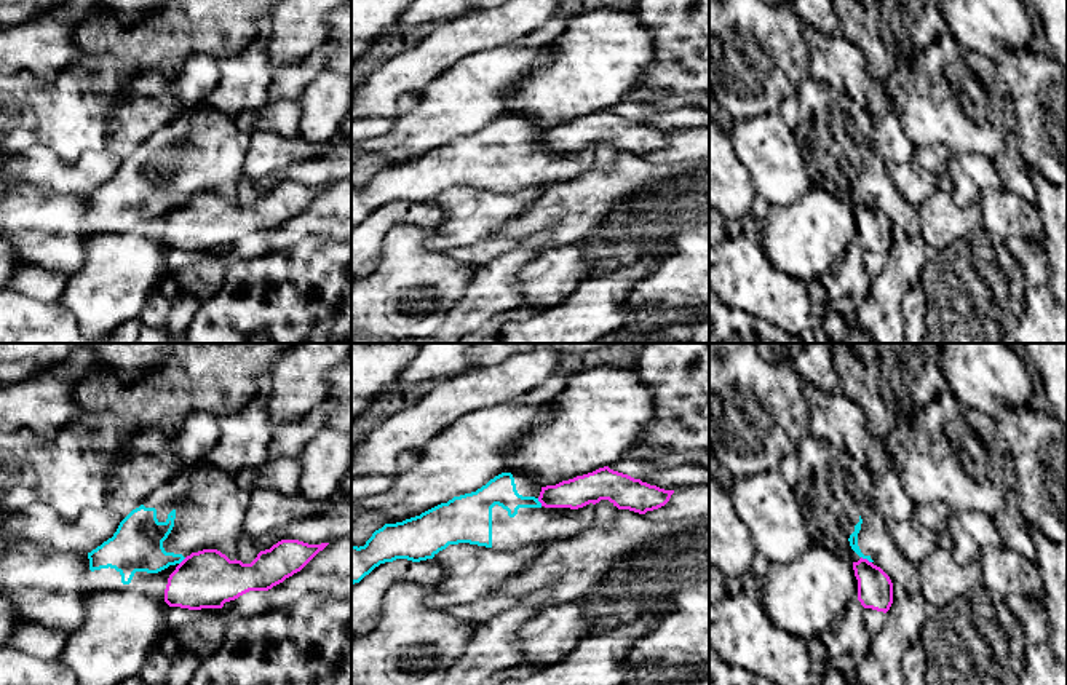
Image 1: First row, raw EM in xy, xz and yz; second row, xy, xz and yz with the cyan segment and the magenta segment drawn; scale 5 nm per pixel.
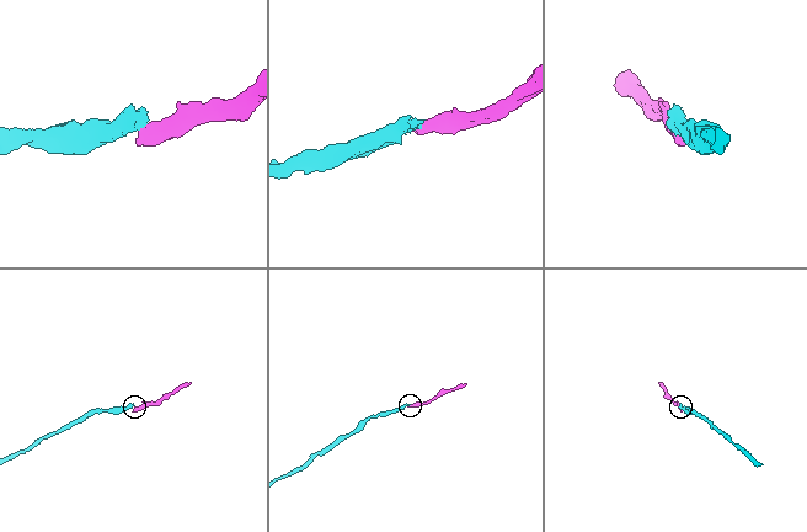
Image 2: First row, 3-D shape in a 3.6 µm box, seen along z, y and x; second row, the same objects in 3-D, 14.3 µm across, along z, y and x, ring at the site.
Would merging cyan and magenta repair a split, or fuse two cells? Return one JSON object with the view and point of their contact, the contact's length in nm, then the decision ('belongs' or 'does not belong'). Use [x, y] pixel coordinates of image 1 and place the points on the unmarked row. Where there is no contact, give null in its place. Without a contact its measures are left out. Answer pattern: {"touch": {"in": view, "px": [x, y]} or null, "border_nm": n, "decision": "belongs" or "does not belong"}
{"touch": {"in": "yz", "px": [866, 200]}, "border_nm": 70, "decision": "does not belong"}

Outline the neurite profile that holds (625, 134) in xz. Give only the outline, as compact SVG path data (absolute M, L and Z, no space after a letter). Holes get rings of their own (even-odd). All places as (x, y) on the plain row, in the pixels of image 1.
M604 109L556 128L541 129L538 144L545 150L578 152L589 145L609 142L618 152L645 156L664 148L672 136L674 133L650 128Z

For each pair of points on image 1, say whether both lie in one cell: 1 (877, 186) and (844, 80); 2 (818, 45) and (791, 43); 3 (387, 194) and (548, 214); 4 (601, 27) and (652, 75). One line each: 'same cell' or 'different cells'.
1: different cells
2: different cells
3: different cells
4: different cells

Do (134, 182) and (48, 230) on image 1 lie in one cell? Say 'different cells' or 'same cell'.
different cells

